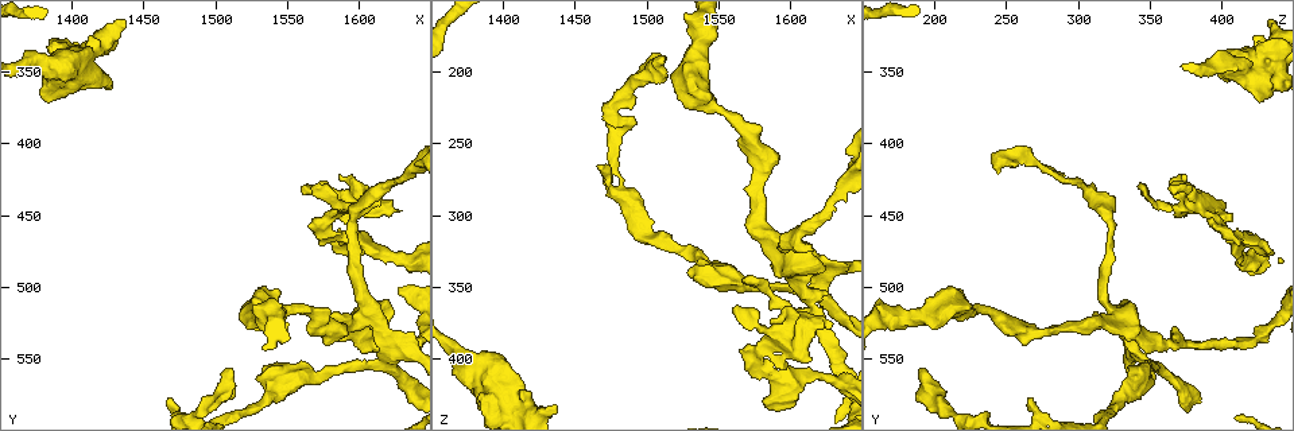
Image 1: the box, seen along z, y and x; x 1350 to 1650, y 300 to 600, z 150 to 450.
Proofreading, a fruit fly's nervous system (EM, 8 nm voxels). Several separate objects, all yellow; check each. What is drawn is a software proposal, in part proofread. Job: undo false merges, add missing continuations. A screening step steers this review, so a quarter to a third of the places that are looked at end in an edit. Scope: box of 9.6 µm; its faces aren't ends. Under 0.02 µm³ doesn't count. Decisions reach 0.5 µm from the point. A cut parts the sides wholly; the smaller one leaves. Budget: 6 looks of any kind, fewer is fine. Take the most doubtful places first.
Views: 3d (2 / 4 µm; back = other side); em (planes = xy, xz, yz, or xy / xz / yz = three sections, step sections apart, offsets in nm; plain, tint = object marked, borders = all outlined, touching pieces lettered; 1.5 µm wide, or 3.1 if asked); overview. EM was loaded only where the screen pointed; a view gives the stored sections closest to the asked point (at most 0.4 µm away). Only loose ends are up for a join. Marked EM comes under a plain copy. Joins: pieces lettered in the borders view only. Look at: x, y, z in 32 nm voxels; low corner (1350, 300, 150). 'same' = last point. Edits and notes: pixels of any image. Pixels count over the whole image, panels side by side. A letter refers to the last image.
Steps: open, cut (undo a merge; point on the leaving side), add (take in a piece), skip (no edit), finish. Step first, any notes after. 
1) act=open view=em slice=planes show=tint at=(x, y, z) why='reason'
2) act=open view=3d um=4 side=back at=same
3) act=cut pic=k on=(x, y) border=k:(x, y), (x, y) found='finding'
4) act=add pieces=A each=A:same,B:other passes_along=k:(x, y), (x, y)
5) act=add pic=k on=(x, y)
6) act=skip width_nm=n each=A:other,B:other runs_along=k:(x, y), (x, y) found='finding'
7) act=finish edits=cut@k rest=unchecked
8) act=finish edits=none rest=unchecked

act=open view=em slice=xy step=4 show=borders at=(1628, 448, 378) why='branch stops here'

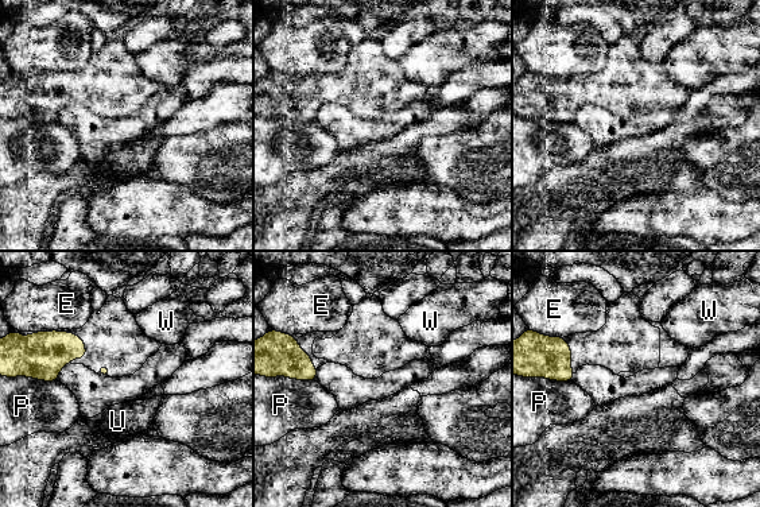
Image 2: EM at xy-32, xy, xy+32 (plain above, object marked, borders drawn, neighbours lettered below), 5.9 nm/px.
act=open view=em slice=planes show=borders at=same

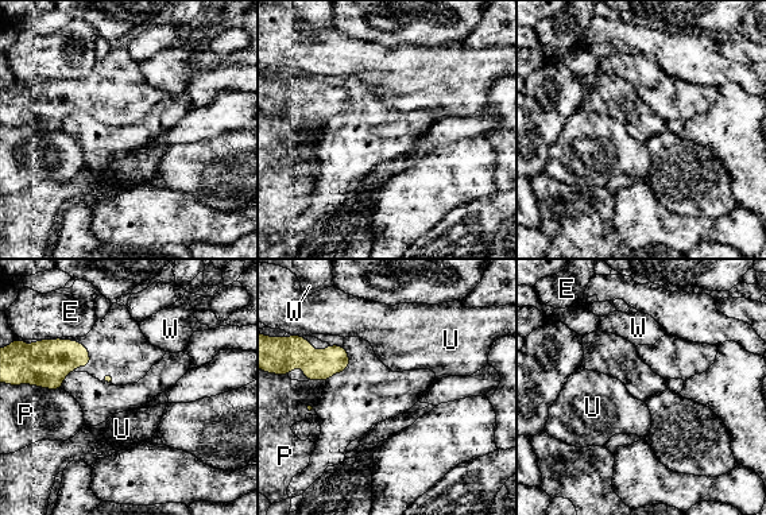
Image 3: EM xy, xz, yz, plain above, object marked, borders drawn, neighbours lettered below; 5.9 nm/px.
act=skip each=E:other,P:other,U:other,W:other border=3:(24, 383), (61, 388) found='none of them fits'

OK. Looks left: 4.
act=open view=em slice=xy step=8 show=borders at=(1512, 556, 190) why='free end'

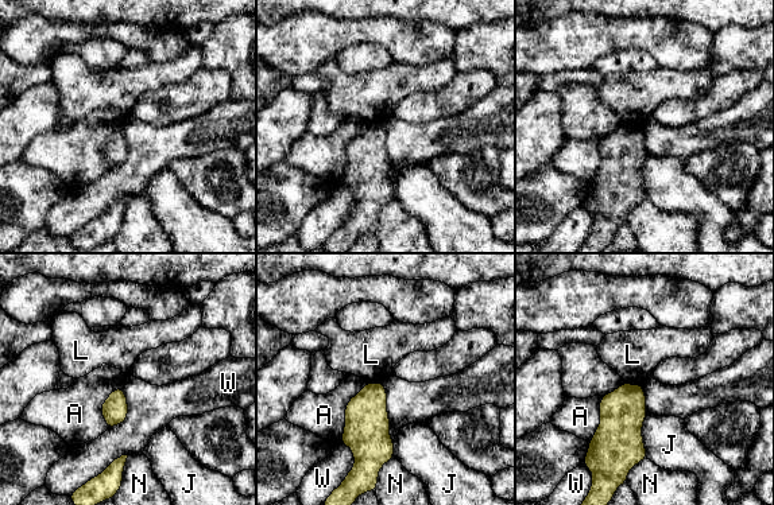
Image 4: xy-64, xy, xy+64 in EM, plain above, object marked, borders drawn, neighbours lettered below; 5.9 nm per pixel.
act=open view=em slice=planes show=borders at=same why='cut it another way'

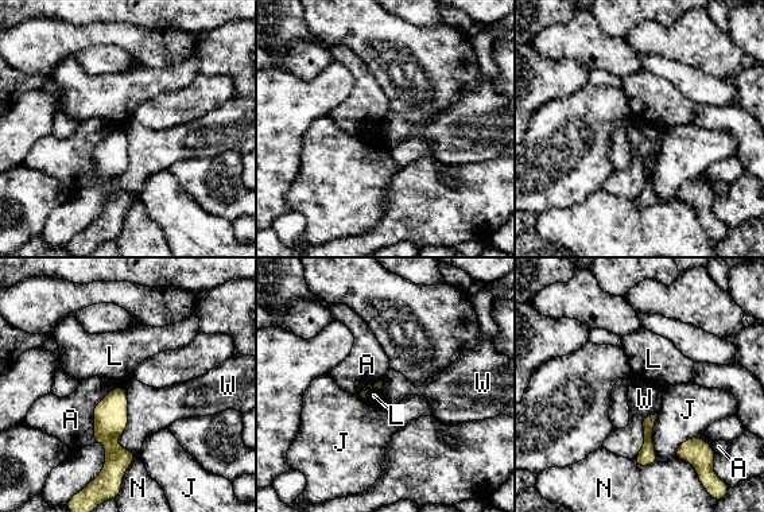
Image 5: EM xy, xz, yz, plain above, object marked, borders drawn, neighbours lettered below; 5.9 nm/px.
act=skip each=A:other,J:other,L:other,N:other,W:other border=5:(123, 387), (116, 441), (135, 456) found='none of them fits'

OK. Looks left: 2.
act=open view=em slice=yz step=8 show=tint at=(1632, 424, 286)

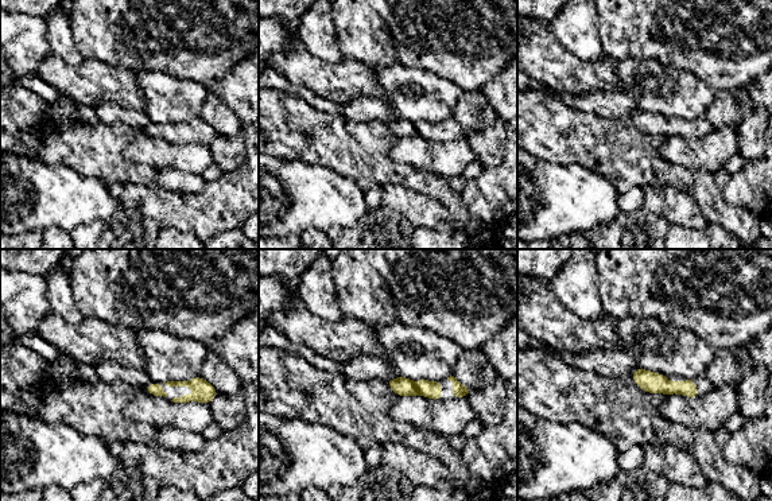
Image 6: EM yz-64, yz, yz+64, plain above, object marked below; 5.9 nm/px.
act=open view=em slice=xz step=4 show=borders at=same why='another direction'

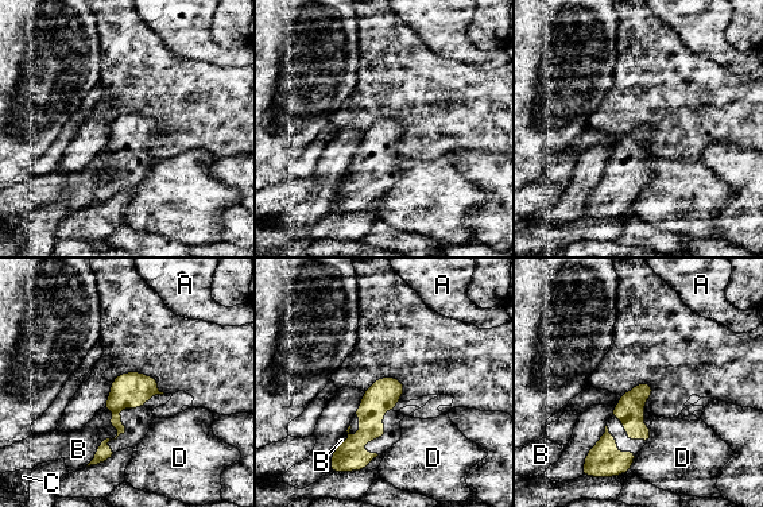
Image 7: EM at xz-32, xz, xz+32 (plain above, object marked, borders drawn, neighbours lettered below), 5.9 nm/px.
act=skip longest_contact=B:360nm each=A:other,B:other,C:other,D:other border=7:(115, 410), (116, 434), (88, 463) found='continuous, no second cell'

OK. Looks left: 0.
act=finish edits=none rest=unchecked

